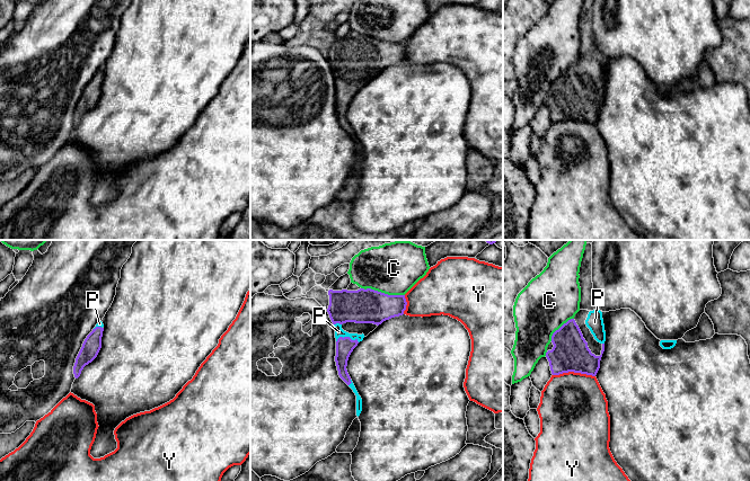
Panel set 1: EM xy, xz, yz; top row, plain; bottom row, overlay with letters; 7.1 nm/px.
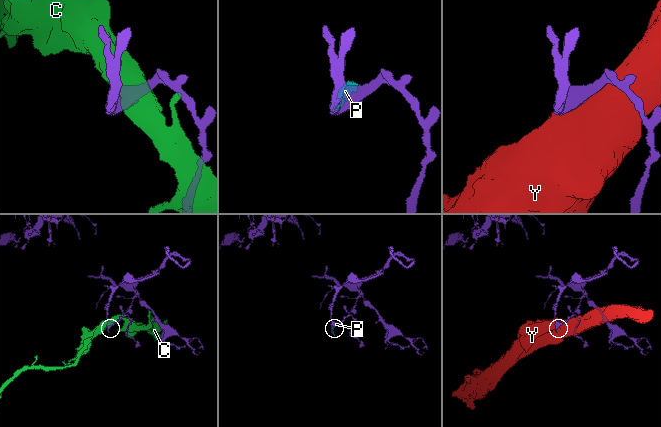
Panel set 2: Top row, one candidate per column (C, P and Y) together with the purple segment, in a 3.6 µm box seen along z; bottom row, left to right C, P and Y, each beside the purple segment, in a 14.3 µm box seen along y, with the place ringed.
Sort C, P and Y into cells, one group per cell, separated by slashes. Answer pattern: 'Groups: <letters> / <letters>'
Groups: C / P / Y

